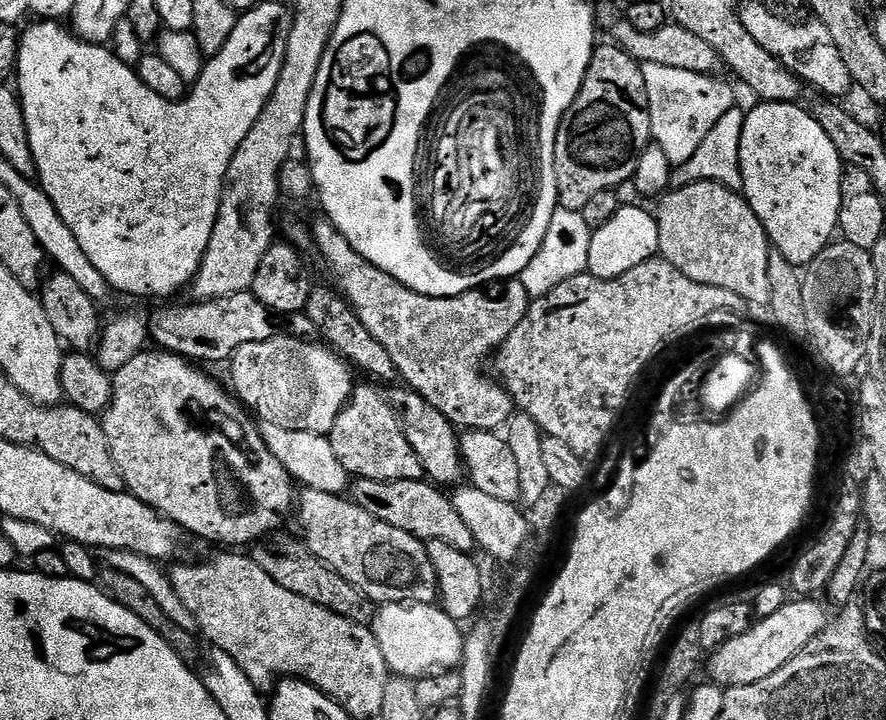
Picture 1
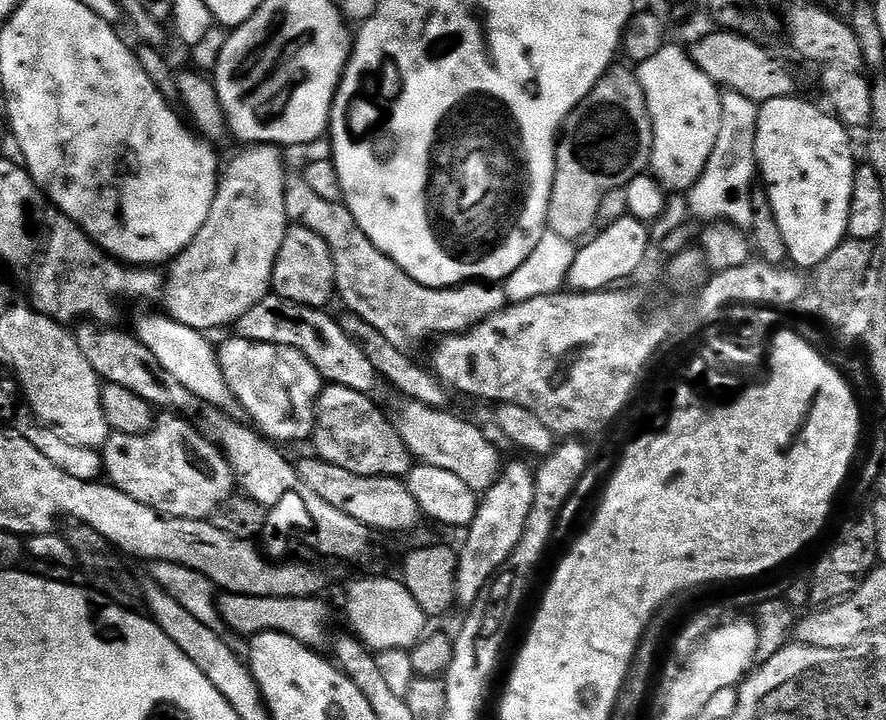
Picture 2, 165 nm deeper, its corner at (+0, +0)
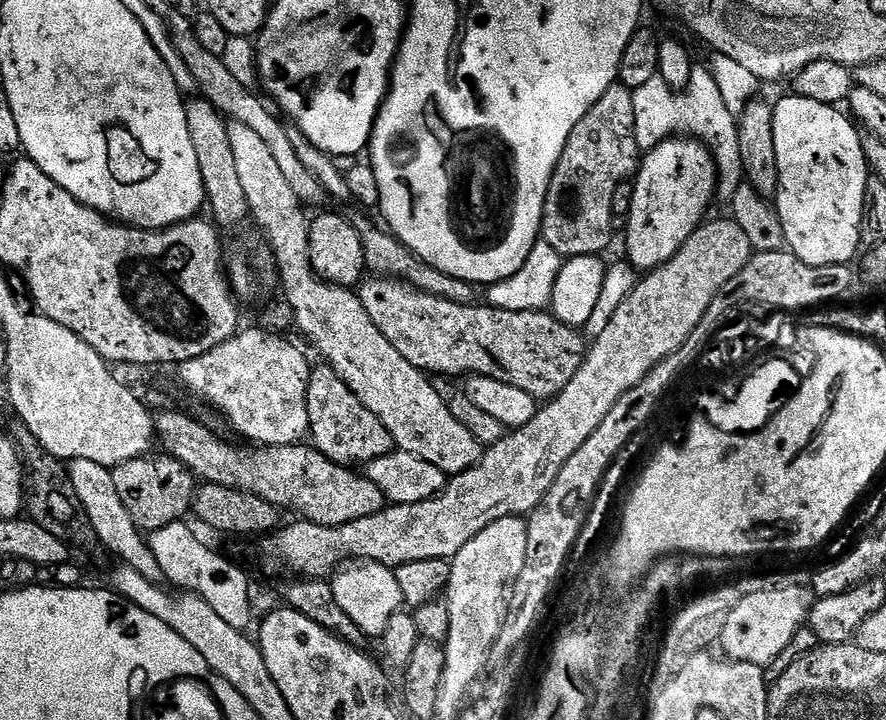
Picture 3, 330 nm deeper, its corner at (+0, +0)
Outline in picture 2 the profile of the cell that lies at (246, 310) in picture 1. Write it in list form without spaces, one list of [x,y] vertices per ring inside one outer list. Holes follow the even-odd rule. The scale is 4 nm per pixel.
[[[269,294],[266,298],[262,298],[262,302],[258,302],[258,306],[246,310],[246,314],[242,314],[242,318],[236,320],[234,331],[236,331],[235,335],[239,339],[249,340],[255,344],[273,344],[274,346],[286,346],[298,350],[316,367],[320,377],[328,384],[346,386],[350,390],[358,390],[369,394],[375,393],[375,388],[382,384],[376,367],[372,365],[370,358],[366,358],[366,354],[362,354],[362,350],[357,344],[345,334],[339,319],[335,315],[332,317],[330,313],[331,311],[323,308],[302,306],[298,302],[290,302],[281,296]]]

